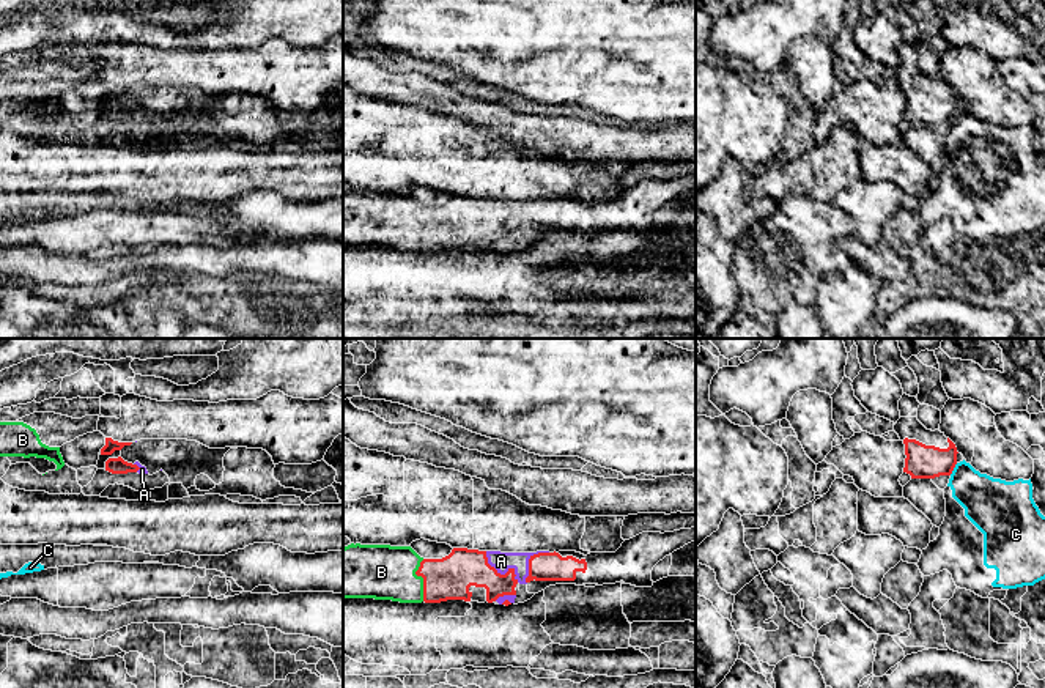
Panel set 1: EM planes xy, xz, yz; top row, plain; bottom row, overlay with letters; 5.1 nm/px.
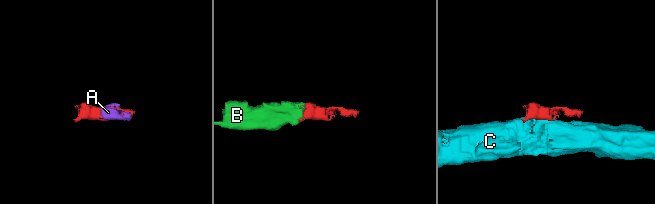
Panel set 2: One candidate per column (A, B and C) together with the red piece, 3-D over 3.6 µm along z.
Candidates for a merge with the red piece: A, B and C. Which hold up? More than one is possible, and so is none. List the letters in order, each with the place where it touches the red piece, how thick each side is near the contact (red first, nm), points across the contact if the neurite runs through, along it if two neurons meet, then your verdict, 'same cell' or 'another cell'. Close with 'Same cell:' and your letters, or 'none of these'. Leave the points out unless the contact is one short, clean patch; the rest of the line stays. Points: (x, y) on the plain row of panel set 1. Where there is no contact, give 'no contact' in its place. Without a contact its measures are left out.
A: contact xz (499, 221); calibres 220 and 100 nm; same cell
B: contact xz (424, 227); calibres 220 and 280 nm; way xz (449, 225), (424, 227), (381, 219); same cell
C: contact yz (952, 117); calibres 180 and 260 nm; border yz (957, 110), (949, 122); another cell
Same cell: A, B

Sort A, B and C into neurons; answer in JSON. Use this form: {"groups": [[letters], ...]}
{"groups": [["A", "B"], ["C"]]}

